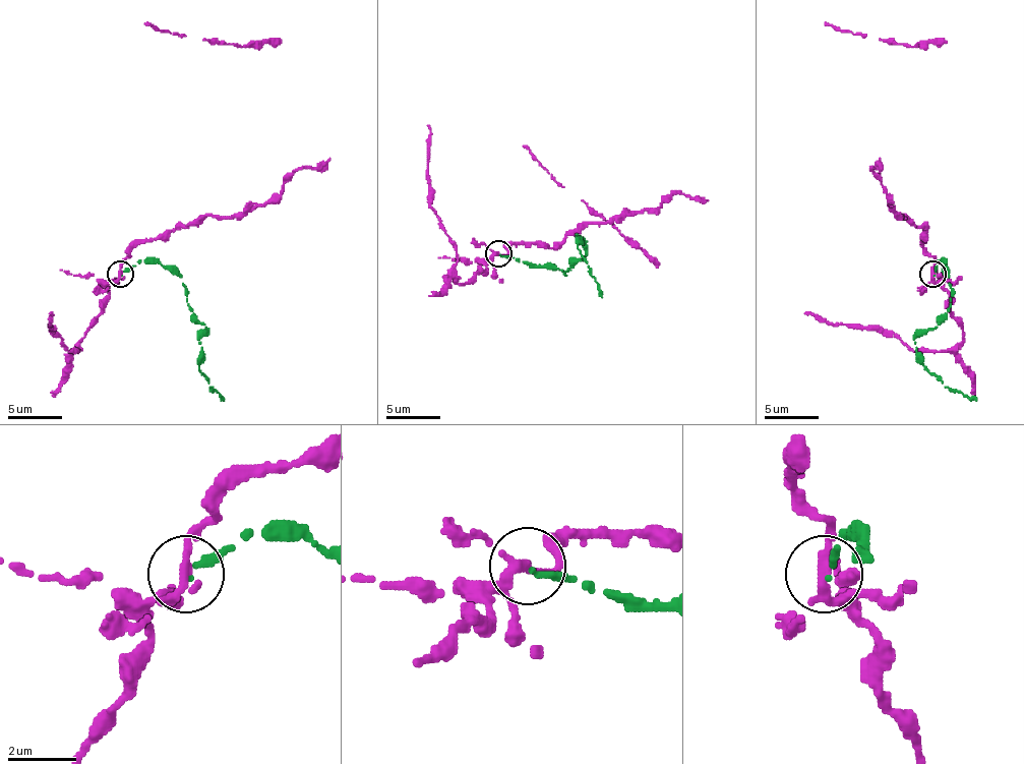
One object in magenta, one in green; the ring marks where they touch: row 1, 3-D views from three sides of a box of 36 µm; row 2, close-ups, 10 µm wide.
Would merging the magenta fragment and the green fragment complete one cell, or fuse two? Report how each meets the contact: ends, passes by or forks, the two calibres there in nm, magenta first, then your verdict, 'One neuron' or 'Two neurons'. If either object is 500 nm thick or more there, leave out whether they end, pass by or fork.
At the ring magenta passes by. At the ring green ends. Thickness 280 nm (magenta) against 170 nm. Two neurons

